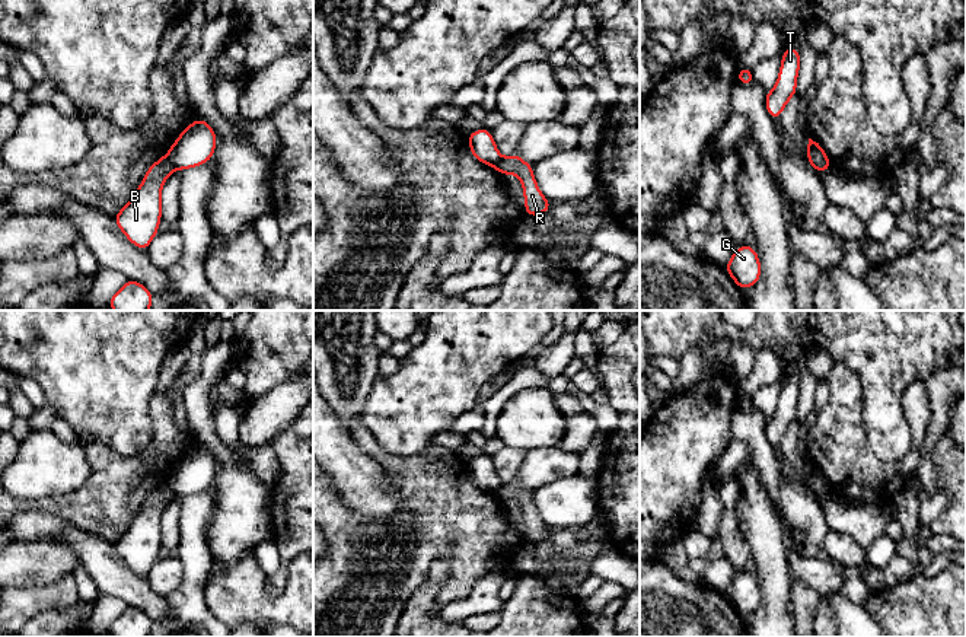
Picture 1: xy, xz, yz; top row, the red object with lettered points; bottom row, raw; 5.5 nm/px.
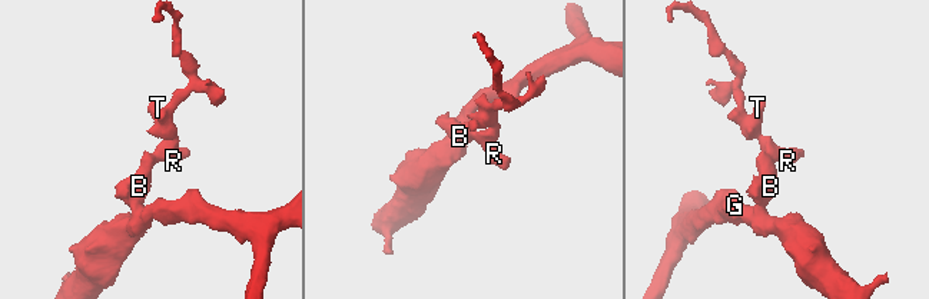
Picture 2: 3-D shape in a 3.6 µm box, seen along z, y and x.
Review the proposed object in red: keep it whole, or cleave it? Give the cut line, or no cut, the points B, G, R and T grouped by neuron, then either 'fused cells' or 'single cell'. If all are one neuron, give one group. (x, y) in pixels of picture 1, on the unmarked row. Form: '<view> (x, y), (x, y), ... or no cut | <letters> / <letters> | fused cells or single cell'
xy (165, 483), (174, 496) | B G / R T | fused cells

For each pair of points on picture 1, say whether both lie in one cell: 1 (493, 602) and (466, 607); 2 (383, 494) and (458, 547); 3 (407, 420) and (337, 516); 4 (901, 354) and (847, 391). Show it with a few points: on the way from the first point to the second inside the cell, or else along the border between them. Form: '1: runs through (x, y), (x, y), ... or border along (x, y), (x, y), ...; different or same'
1: runs through (487, 602), (472, 605); same
2: border along (386, 474), (398, 491), (399, 509), (367, 518); different
3: border along (362, 426), (388, 452), (413, 455), (420, 451); different
4: border along (834, 362), (844, 363), (858, 376), (863, 414); different

